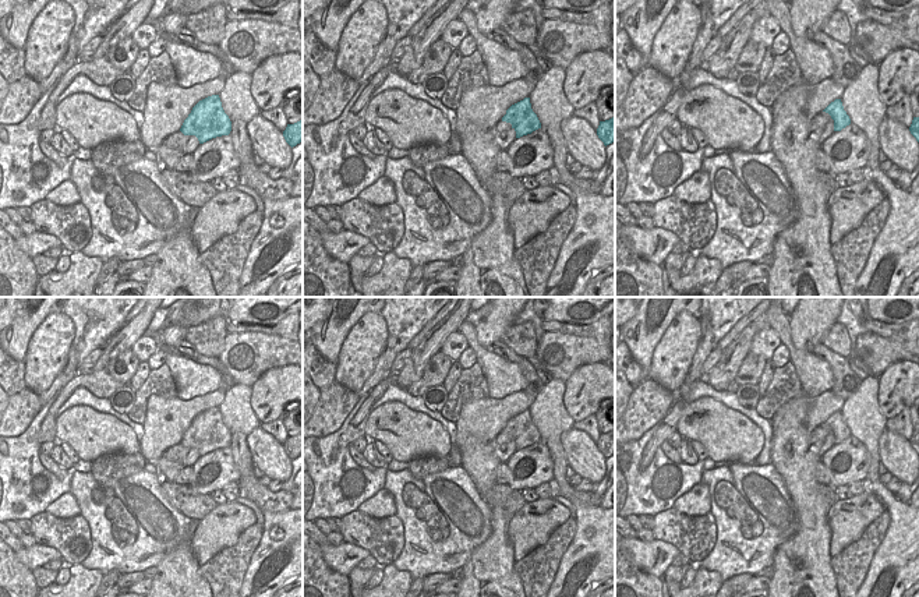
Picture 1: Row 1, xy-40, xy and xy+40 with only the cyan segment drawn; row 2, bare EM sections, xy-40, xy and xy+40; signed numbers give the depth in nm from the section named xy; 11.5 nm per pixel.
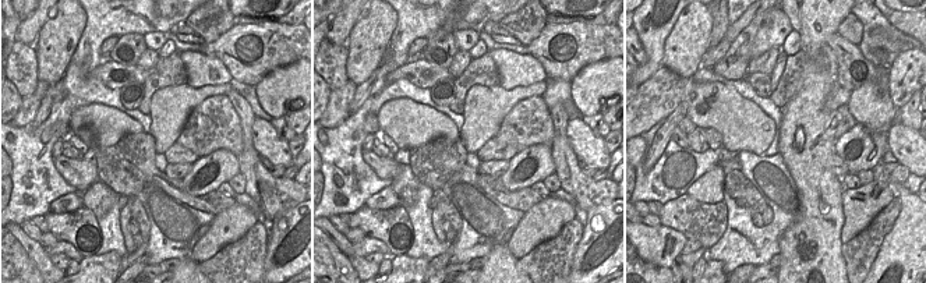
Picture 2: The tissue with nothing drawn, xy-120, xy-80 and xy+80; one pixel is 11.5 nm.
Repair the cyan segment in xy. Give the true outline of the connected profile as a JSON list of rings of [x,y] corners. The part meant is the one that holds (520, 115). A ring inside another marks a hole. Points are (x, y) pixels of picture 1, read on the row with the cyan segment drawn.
[[[530,98],[512,105],[502,117],[502,121],[512,124],[512,128],[516,131],[516,138],[541,128],[541,123],[531,109]]]

